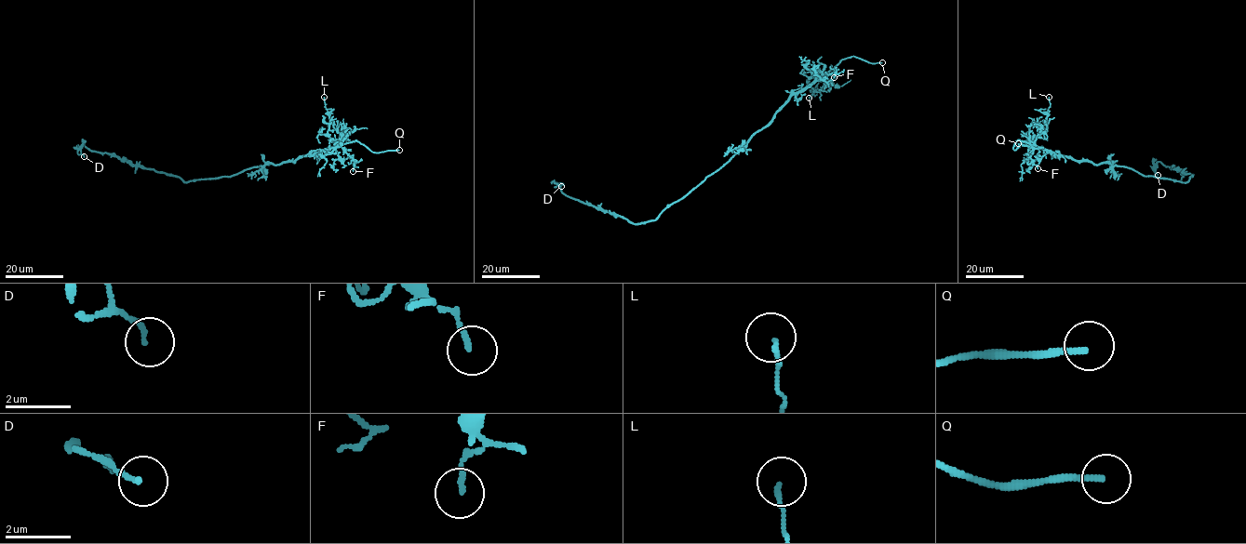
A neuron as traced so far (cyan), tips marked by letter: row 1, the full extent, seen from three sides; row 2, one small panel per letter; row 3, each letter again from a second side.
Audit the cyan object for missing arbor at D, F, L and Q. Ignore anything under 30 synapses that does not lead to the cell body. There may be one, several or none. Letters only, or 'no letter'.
Q

